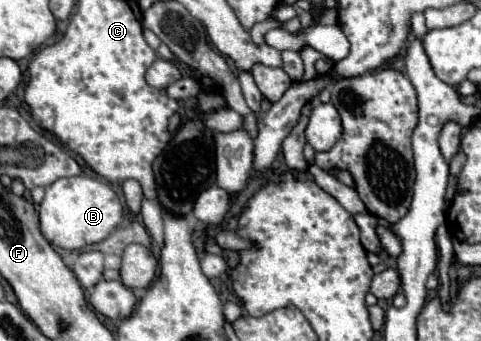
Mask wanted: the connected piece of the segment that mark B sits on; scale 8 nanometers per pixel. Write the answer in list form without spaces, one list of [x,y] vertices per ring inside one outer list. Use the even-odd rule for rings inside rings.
[[[76,175],[58,179],[50,187],[46,187],[38,215],[40,229],[52,245],[62,249],[80,249],[106,239],[120,225],[122,205],[108,183],[98,181],[90,175]]]

